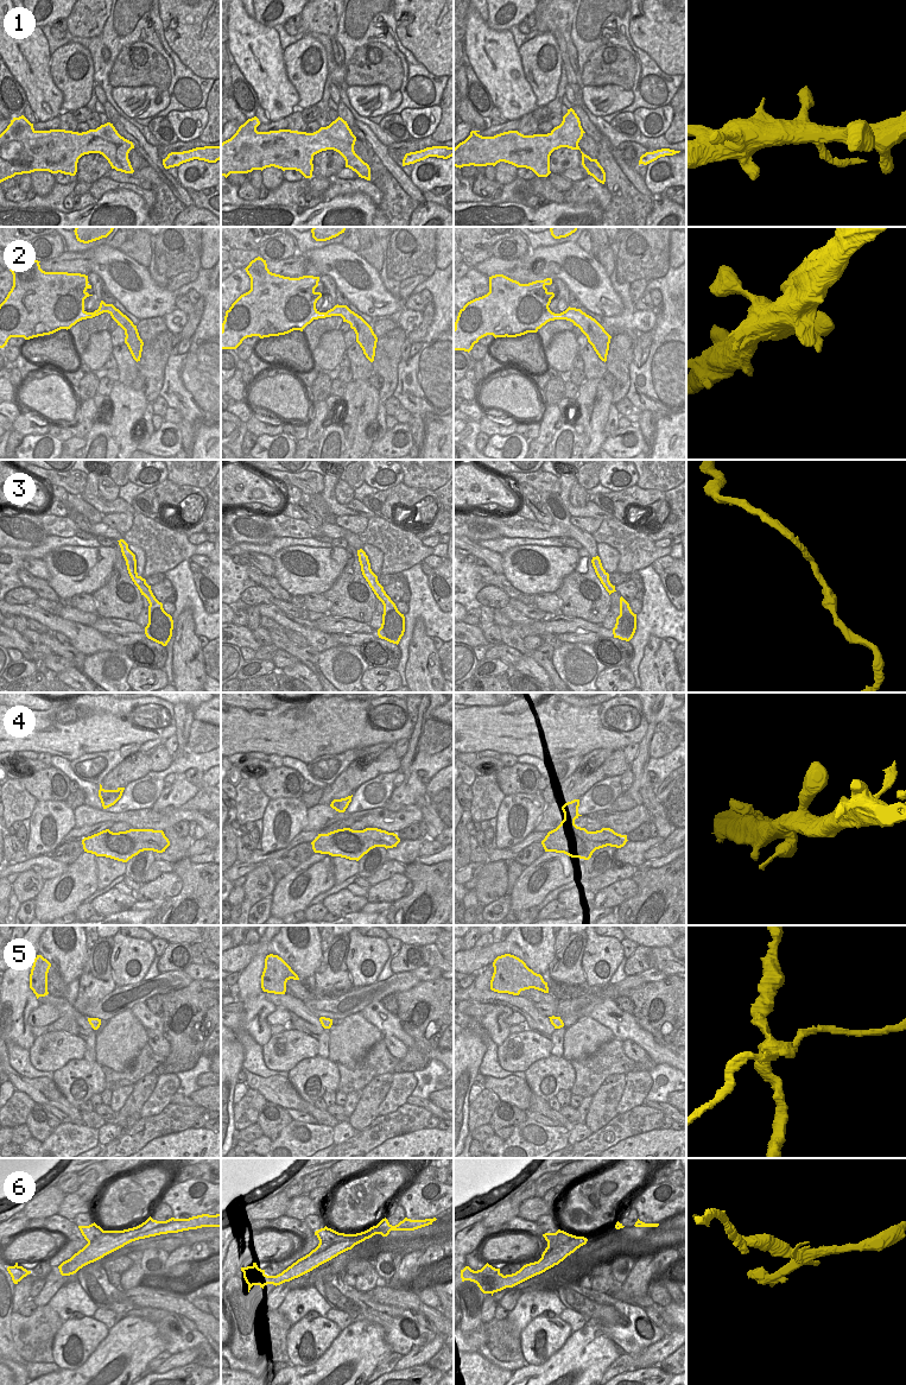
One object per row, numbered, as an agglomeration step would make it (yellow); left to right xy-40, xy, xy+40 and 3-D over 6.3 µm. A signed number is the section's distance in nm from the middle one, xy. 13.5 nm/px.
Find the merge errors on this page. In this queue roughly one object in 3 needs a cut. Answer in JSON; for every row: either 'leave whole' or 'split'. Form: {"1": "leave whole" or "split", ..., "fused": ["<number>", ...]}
{"1": "leave whole", "2": "leave whole", "3": "leave whole", "4": "leave whole", "5": "split", "6": "split", "fused": ["5", "6"]}

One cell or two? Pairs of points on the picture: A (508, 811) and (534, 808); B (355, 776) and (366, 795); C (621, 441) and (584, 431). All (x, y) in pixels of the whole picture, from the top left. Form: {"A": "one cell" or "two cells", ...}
{"A": "one cell", "B": "two cells", "C": "two cells"}

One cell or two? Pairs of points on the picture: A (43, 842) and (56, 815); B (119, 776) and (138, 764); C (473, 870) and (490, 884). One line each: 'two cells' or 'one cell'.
A: one cell
B: one cell
C: two cells

